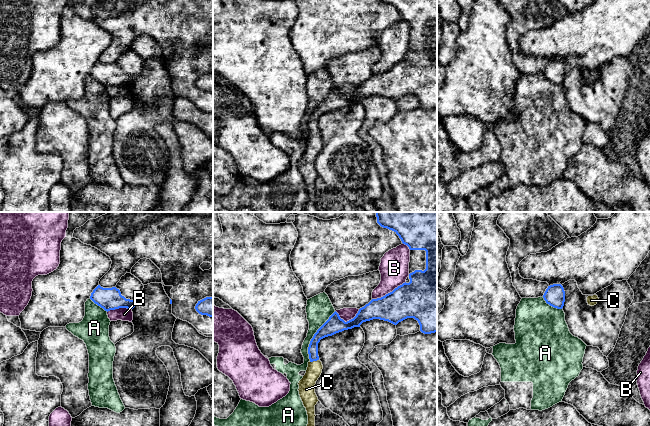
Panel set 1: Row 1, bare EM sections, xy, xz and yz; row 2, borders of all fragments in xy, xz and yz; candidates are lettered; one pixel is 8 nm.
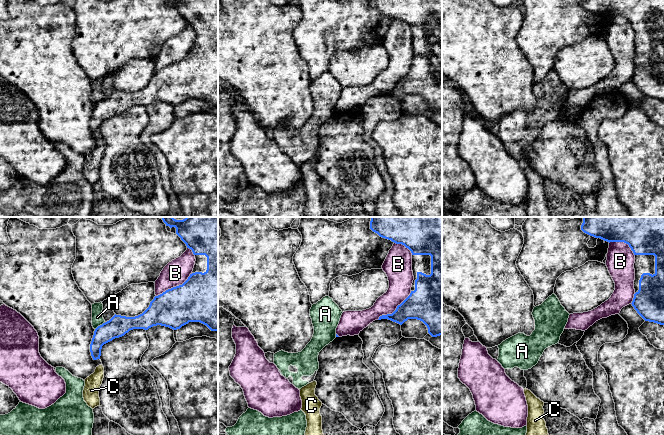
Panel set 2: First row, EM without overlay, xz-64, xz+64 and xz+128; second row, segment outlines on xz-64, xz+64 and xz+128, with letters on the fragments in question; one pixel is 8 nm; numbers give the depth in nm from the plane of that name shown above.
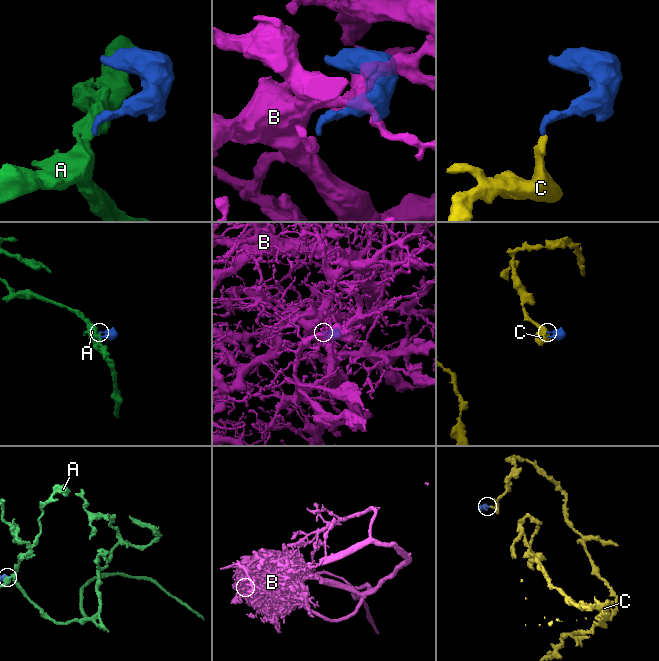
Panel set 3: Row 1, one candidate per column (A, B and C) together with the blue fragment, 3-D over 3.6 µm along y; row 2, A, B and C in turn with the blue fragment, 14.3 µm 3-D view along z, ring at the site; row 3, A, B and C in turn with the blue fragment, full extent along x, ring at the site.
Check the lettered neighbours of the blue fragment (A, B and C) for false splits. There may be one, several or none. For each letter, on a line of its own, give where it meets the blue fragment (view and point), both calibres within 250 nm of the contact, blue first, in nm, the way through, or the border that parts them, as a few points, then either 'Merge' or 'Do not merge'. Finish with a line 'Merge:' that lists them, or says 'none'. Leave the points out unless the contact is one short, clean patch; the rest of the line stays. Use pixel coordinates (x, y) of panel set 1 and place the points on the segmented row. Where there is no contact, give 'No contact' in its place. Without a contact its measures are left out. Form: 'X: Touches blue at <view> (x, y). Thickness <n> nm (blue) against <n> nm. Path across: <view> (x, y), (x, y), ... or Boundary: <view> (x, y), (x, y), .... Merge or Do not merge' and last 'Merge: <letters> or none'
A: Touches blue at xz (313, 336). Thickness 140 nm (blue) against 220 nm. Boundary: xz (335, 311), (311, 339), (308, 347), (309, 360). Do not merge
B: Touches blue at xz (388, 293). Thickness 320 nm (blue) against 240 nm. Do not merge
C: Touches blue at xz (314, 360). Thickness 100 nm (blue) against 130 nm. Path across: xz (324, 331), (314, 341), (314, 360), (314, 371), (306, 389). Merge
Merge: C

